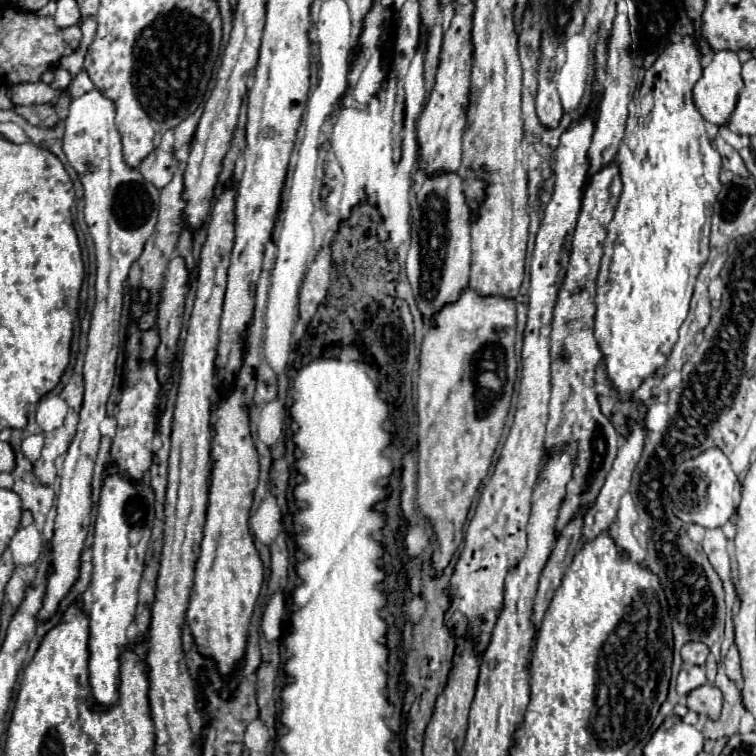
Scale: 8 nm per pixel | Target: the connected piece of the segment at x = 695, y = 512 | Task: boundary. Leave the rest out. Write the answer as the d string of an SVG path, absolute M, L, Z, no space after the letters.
M720 448L706 450L704 454L684 462L680 470L676 470L674 482L668 488L668 494L674 502L674 514L686 524L700 524L704 528L720 528L724 526L734 514L734 488L738 476L730 468L728 458Z

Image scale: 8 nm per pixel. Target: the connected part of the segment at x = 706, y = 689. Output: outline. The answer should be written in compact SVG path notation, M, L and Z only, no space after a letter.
M704 684L688 694L688 708L704 714L710 720L718 720L722 710L722 692L714 684Z

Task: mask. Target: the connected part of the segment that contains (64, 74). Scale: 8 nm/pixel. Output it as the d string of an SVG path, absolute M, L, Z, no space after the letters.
M56 68L56 80L52 82L52 88L66 88L68 84L72 82L72 76L70 76L70 72L68 70L64 70L64 68Z

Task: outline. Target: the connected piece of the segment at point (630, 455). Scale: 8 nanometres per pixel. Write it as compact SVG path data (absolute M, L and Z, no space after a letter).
M640 418L640 422L632 428L630 436L626 440L622 440L620 448L618 448L618 454L616 454L616 460L606 476L606 482L594 502L594 506L588 510L588 514L584 516L584 538L592 540L596 538L596 534L600 532L606 532L610 528L610 524L614 522L616 518L616 512L618 512L618 506L620 506L620 498L622 494L628 492L630 488L630 480L632 480L632 474L634 474L634 468L642 456L642 450L644 450L644 440L646 440L646 418Z

